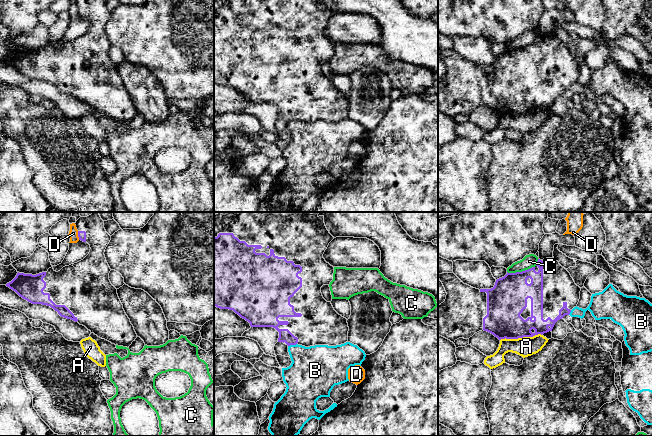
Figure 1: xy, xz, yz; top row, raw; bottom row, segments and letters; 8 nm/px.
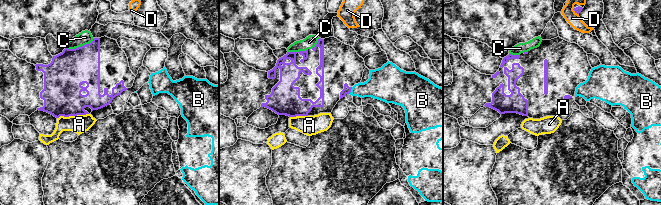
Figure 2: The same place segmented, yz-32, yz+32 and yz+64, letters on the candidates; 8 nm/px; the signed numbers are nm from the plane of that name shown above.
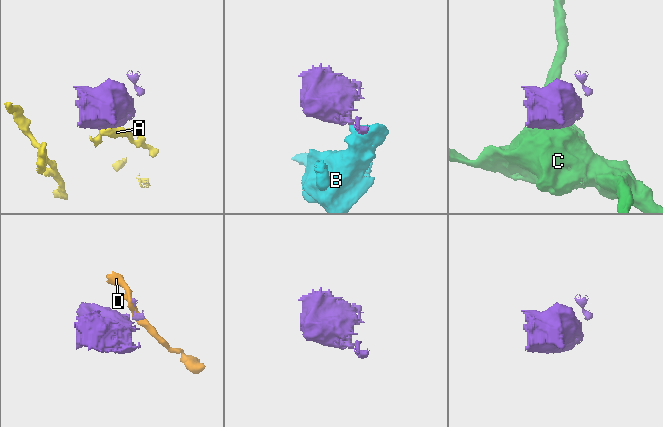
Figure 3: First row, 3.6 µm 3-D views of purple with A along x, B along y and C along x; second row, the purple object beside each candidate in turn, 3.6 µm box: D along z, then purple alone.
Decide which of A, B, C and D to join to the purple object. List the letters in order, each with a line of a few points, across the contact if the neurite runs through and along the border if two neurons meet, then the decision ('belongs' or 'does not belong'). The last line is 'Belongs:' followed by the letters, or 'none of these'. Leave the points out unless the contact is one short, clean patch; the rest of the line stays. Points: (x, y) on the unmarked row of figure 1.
A: line yz (541, 110), (517, 114), (502, 114), (500, 116); does not belong
B: line xz (296, 119), (288, 122); does not belong
C: line yz (538, 35), (534, 42), (527, 45), (507, 48); does not belong
D: line xy (77, 7), (79, 15); does not belong
Belongs: none of these

